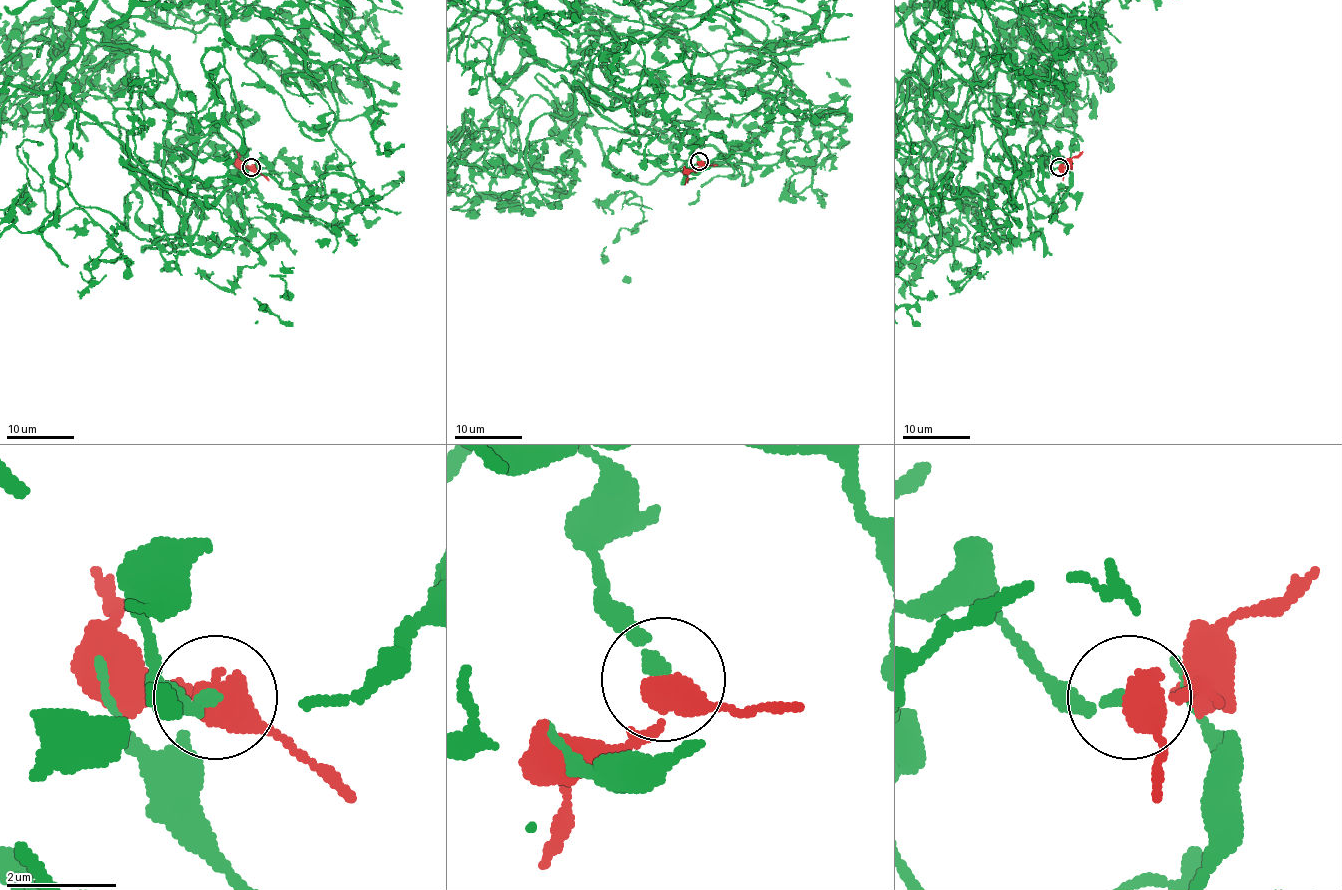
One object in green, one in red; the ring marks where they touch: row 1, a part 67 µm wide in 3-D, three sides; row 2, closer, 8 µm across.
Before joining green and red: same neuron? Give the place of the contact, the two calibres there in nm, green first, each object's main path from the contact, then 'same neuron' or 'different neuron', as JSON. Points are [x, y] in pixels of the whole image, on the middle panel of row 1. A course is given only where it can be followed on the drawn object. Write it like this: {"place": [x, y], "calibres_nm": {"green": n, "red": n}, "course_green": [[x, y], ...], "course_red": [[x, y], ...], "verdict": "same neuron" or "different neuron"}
{"place": [699, 161], "calibres_nm": {"green": 240, "red": 480}, "course_green": [[700, 160], [533, 56], [574, 51], [508, 39], [494, 100]], "course_red": [[700, 162], [696, 168], [686, 174], [685, 184]], "verdict": "different neuron"}

